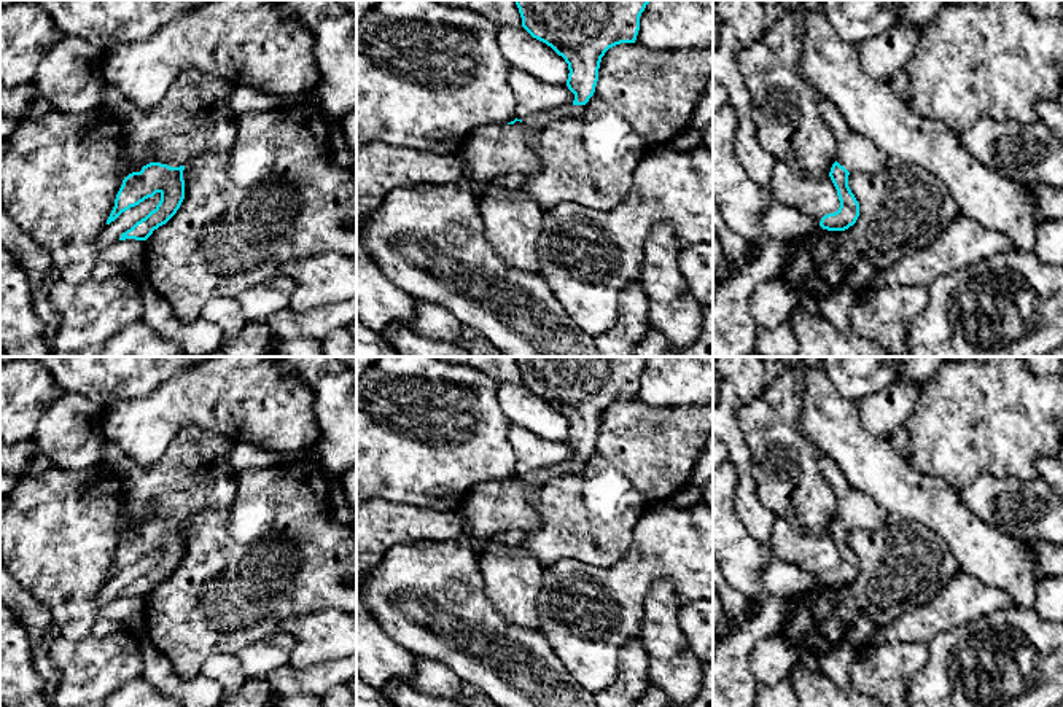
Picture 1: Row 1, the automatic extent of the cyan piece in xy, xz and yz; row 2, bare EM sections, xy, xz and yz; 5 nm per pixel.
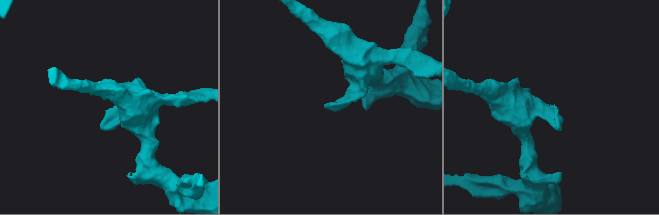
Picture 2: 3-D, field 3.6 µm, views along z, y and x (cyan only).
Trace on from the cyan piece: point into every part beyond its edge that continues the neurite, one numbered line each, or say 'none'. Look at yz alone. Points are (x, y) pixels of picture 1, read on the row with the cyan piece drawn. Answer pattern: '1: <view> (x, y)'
1: yz (856, 152)

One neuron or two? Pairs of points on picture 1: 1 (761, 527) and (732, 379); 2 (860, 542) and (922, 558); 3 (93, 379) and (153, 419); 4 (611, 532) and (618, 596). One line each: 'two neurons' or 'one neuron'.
1: one neuron
2: one neuron
3: two neurons
4: two neurons

